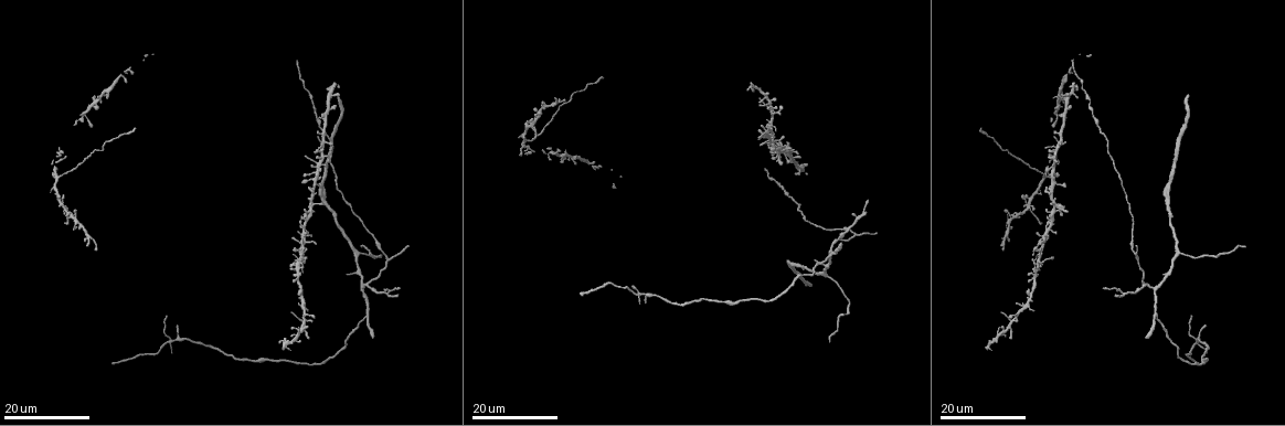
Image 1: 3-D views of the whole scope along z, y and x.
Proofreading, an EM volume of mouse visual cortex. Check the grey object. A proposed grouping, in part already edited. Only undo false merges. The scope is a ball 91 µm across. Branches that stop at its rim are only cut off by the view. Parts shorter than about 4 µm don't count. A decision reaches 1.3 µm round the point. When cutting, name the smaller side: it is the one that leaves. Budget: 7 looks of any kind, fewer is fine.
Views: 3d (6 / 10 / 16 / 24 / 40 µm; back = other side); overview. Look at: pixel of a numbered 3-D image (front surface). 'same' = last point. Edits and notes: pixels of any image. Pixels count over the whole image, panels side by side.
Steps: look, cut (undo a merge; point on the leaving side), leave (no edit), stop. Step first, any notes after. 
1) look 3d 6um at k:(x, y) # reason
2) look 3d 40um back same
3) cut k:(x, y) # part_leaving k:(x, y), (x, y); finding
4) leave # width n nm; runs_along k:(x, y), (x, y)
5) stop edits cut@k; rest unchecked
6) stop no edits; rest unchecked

look 3d 16um at 1:(1178, 251)

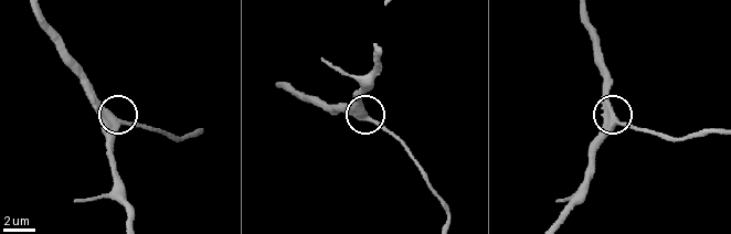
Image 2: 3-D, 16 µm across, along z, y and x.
look 3d 6um at 2:(372, 120)

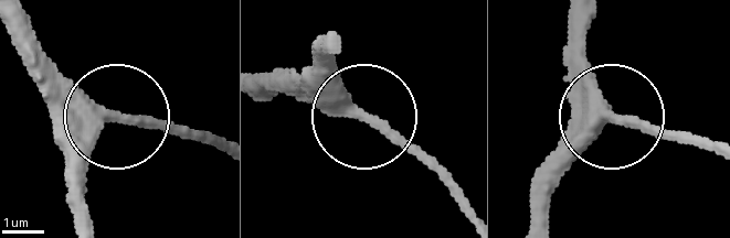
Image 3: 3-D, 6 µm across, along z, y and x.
leave # runs_along 3:(84, 219), (84, 155), (116, 117), (218, 134); one cell here

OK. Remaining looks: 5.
look 3d 24um at 1:(389, 261)

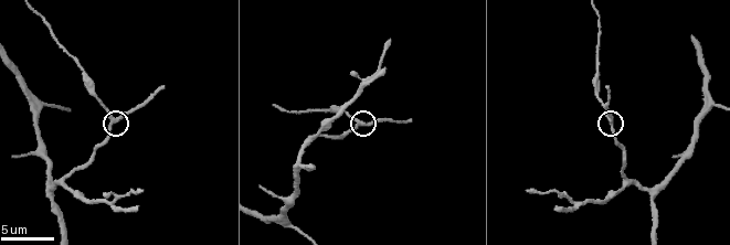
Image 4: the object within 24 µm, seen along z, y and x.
look 3d 10um at 4:(363, 123)

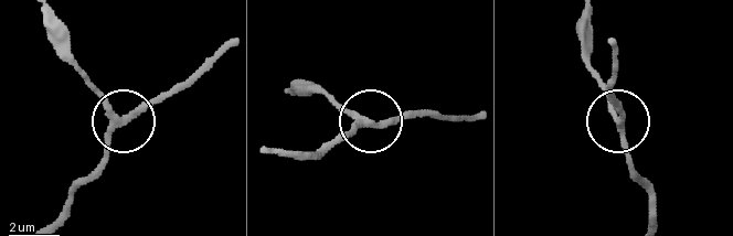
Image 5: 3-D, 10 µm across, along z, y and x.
leave # width 240 nm; runs_along 5:(287, 94), (321, 94), (372, 119), (421, 113); continuous, no second cell

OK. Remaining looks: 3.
look 3d 16um at 4:(309, 140) # branch point

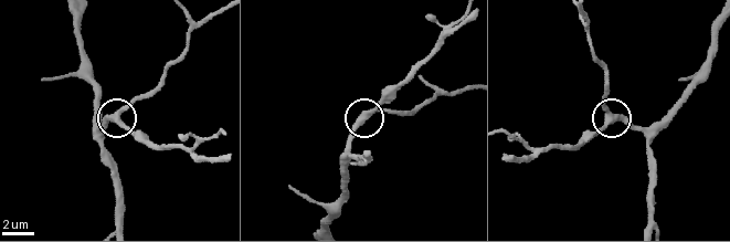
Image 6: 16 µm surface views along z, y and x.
leave # width 340 nm; runs_along 6:(421, 81), (434, 94), (419, 108), (366, 115), (385, 95); all the same cell

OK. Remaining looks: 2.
look 3d 24um at 1:(318, 162)

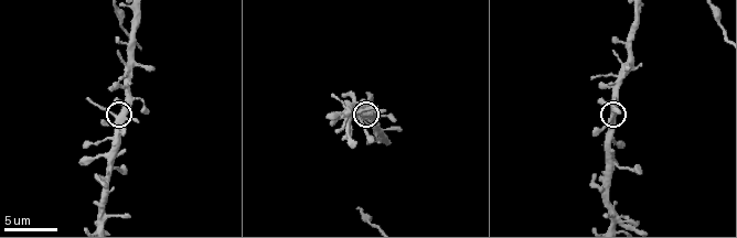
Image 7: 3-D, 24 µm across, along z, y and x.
look 3d 10um at 7:(114, 118)

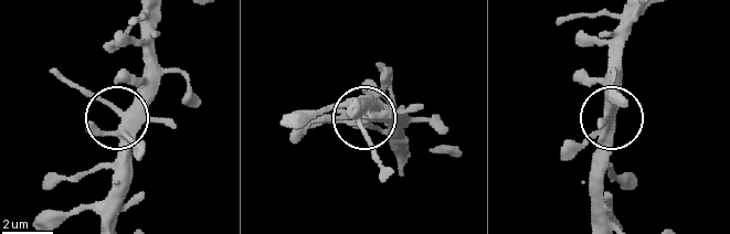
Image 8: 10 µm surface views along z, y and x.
leave # width 350 nm; continuous, no second cell

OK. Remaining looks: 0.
stop no edits; rest unchecked

